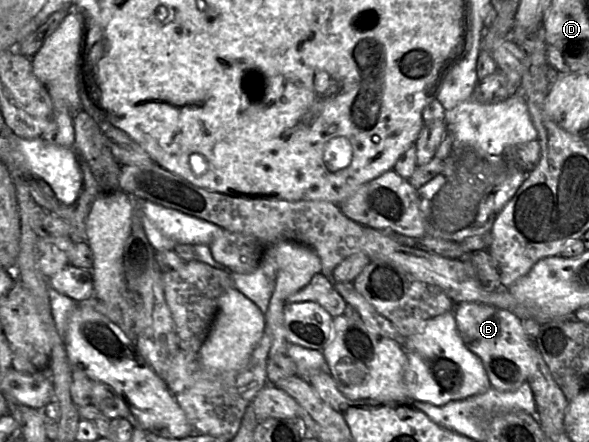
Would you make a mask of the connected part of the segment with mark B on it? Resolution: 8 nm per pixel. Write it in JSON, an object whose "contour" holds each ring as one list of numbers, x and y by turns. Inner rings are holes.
{"contour":[[462,302,454,310,456,327,466,347,482,361,491,386,499,391,515,391,534,373,537,348,511,312,488,304]]}

